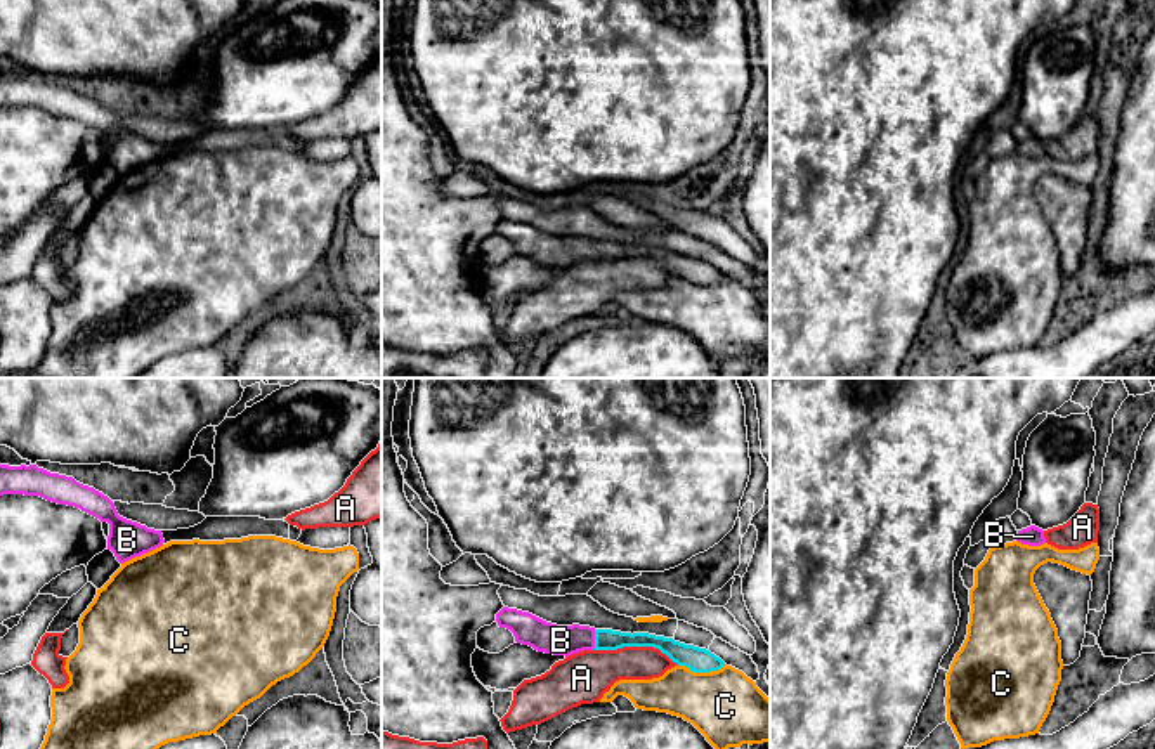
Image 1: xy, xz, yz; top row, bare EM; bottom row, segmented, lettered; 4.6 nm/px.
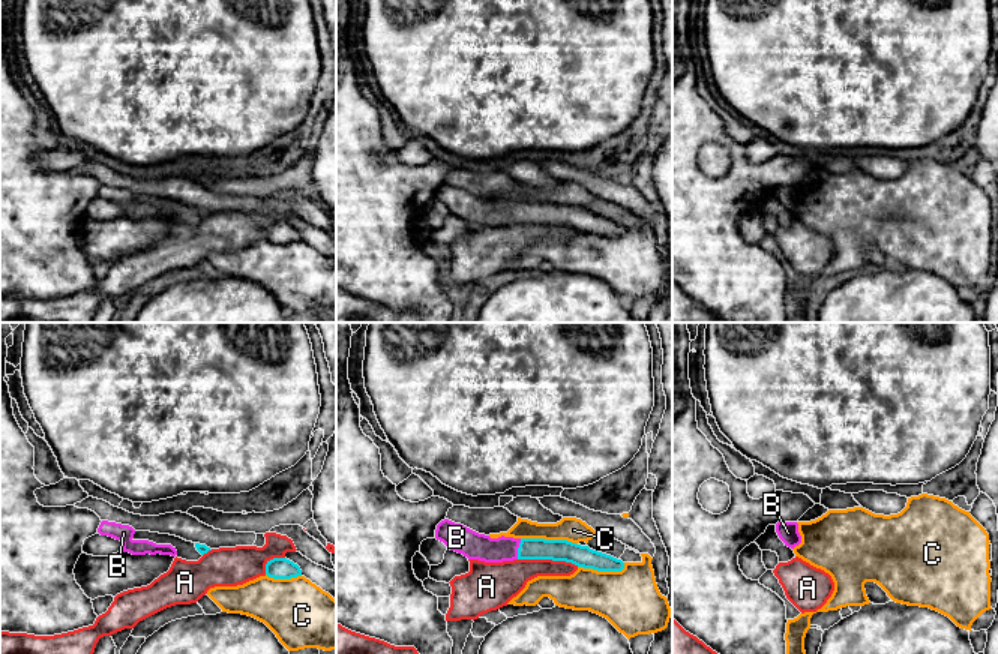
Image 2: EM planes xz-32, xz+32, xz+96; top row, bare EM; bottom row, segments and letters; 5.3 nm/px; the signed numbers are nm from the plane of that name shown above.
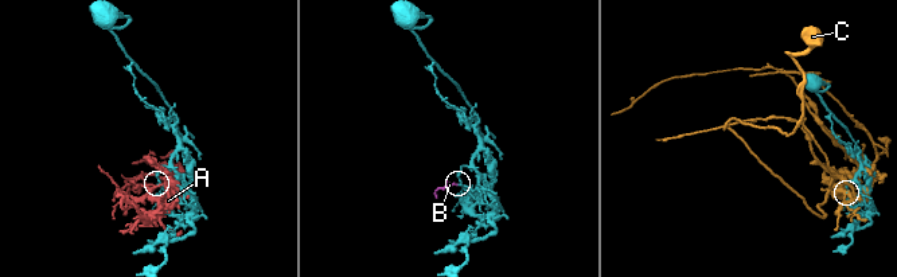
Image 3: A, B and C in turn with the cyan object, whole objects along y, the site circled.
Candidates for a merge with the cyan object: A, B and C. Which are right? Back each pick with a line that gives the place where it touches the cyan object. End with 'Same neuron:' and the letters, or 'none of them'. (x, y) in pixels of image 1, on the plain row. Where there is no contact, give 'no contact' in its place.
B: meets cyan in xz at (595, 252)
Same neuron: B

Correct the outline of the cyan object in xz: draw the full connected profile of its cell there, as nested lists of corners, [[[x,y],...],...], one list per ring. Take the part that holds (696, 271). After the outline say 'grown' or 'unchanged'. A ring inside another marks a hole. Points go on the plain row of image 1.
[[[503,218],[496,225],[499,239],[513,244],[515,253],[529,257],[538,264],[553,267],[572,267],[583,262],[617,262],[623,258],[654,258],[666,265],[678,277],[694,284],[711,284],[725,274],[706,260],[685,257],[673,250],[649,244],[621,244],[612,241],[595,241],[590,238],[557,238],[529,224]]]; grown

